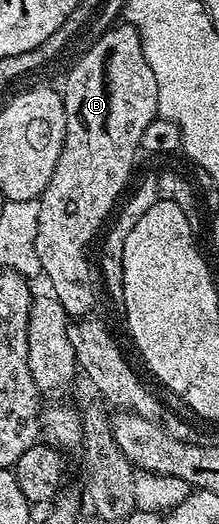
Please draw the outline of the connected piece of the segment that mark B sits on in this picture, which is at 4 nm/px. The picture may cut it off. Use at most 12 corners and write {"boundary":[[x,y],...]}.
{"boundary":[[132,25],[65,81],[67,135],[35,247],[73,319],[97,301],[89,244],[122,200],[155,75]]}

